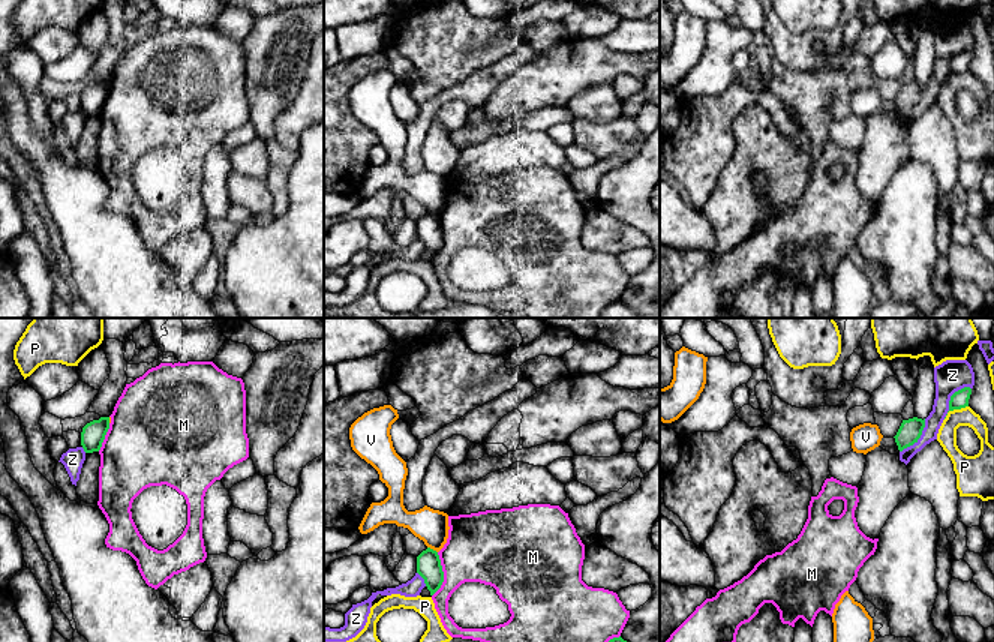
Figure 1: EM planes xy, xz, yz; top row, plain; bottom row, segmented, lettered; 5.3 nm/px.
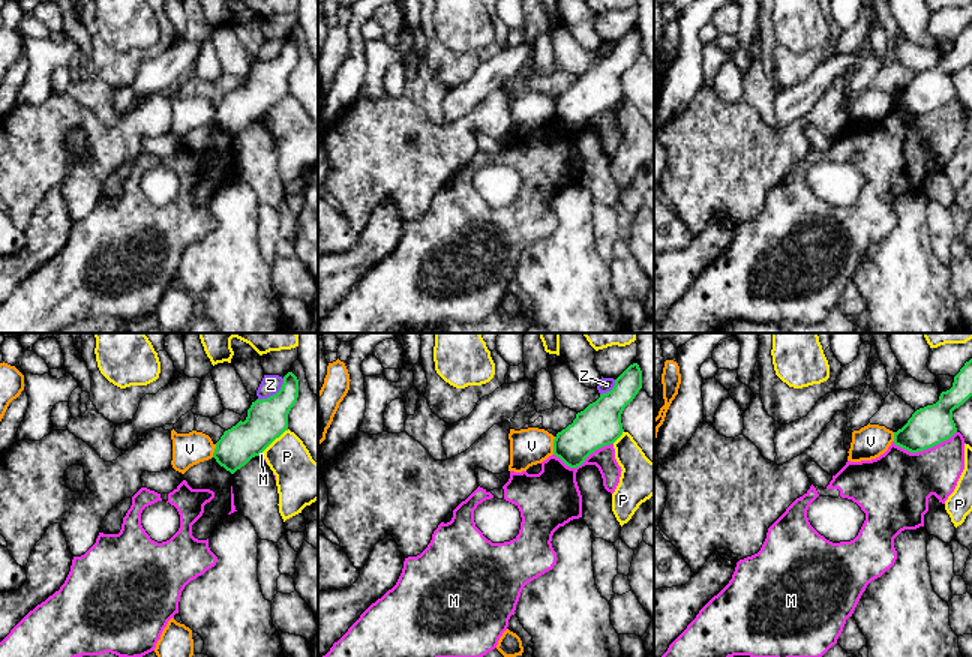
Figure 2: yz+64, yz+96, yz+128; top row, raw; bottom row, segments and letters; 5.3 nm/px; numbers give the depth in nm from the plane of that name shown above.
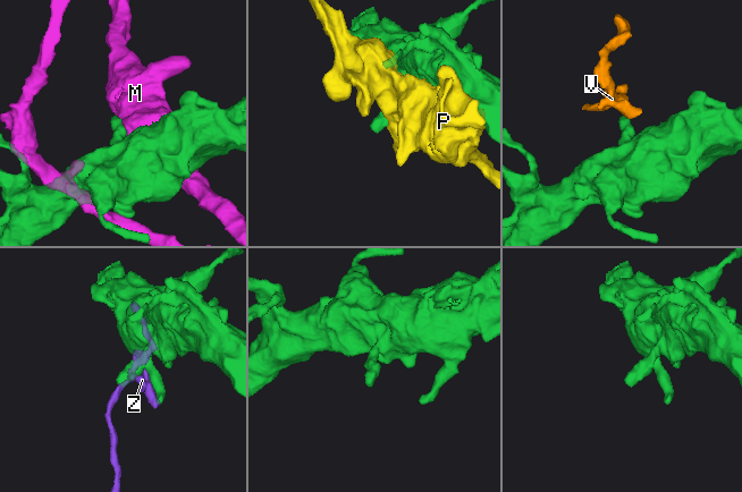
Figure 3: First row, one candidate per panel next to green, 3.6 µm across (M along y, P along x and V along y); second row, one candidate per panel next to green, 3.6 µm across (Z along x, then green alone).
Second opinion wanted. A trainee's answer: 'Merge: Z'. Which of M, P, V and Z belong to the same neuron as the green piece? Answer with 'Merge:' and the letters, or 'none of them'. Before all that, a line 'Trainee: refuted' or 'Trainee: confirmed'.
Trainee: refuted
Merge: none of them

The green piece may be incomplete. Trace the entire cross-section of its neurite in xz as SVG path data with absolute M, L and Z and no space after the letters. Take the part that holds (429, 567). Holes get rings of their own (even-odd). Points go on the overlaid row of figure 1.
M427 548L417 556L417 573L424 579L430 596L441 588L444 572L436 550Z

